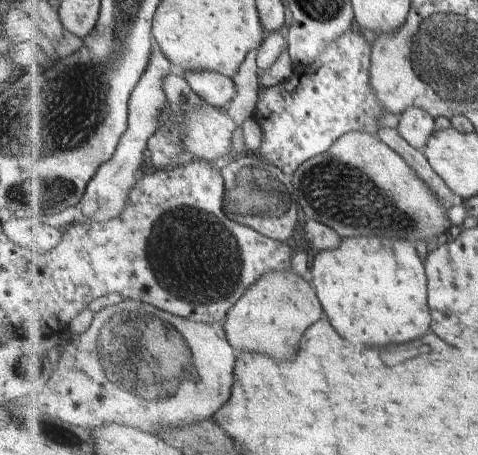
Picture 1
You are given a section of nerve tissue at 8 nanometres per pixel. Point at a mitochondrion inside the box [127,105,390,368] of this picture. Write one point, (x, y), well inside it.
(190, 252)

